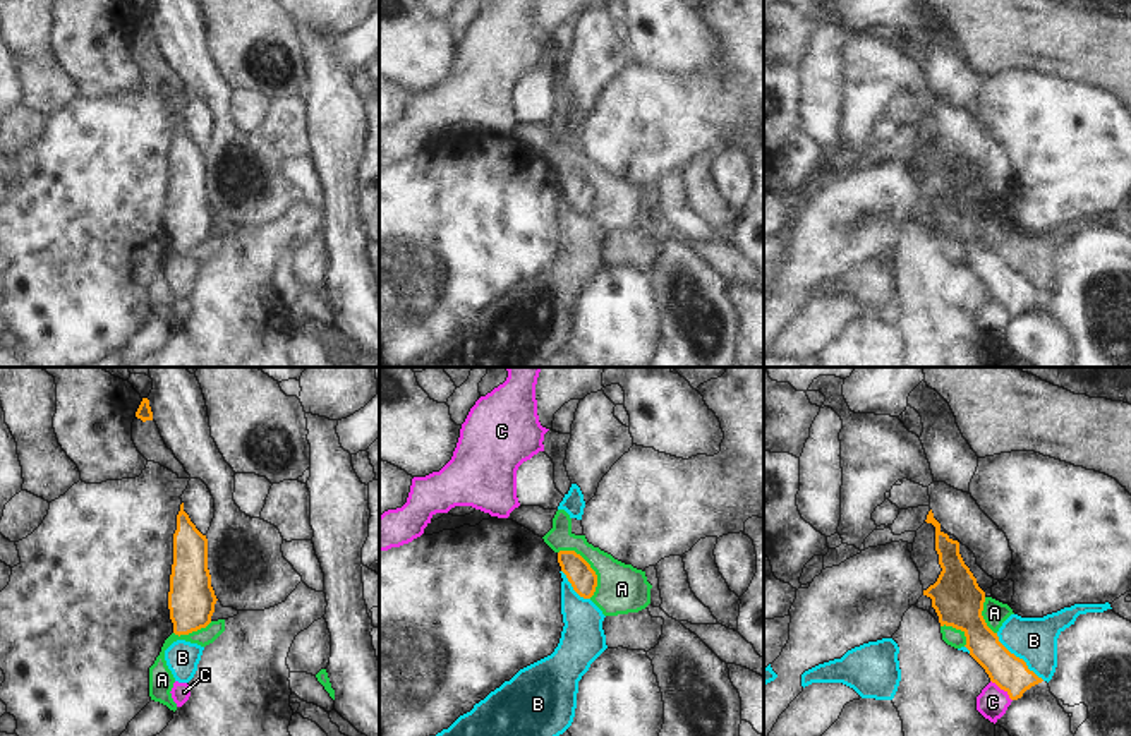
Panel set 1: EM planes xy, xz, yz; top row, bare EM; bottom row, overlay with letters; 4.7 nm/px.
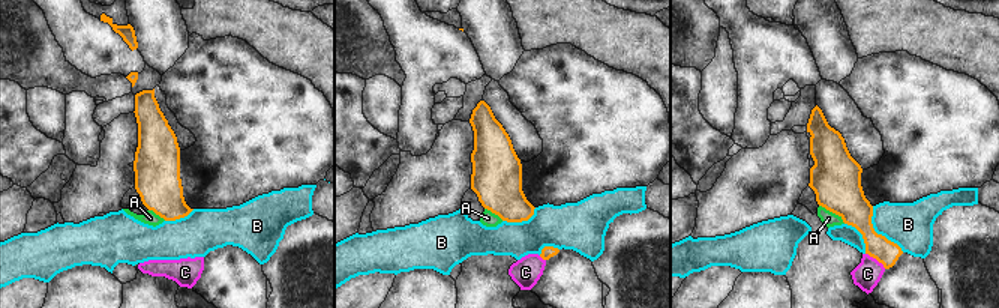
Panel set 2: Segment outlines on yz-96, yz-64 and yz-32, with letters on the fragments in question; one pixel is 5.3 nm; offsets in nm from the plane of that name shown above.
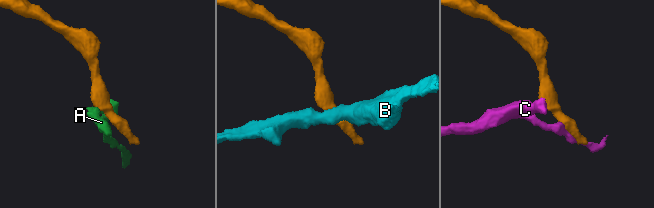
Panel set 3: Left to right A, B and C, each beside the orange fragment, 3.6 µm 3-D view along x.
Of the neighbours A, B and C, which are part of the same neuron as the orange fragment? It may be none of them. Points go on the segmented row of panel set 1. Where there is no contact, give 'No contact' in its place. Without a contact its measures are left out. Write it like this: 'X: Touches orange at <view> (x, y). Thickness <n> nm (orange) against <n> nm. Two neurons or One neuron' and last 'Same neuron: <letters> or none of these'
A: Touches orange at xz (589, 567). Thickness 130 nm (orange) against 240 nm. Two neurons
B: Touches orange at yz (1018, 657). Thickness 170 nm (orange) against 200 nm. Two neurons
C: Touches orange at yz (1003, 688). Thickness 170 nm (orange) against 150 nm. Two neurons
Same neuron: none of these.

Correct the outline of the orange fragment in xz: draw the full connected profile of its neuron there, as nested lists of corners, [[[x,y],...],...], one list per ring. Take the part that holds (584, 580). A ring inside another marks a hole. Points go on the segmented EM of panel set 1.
[[[559,551],[558,563],[561,571],[566,575],[573,590],[584,597],[590,599],[597,587],[597,575],[590,564],[575,551]]]

